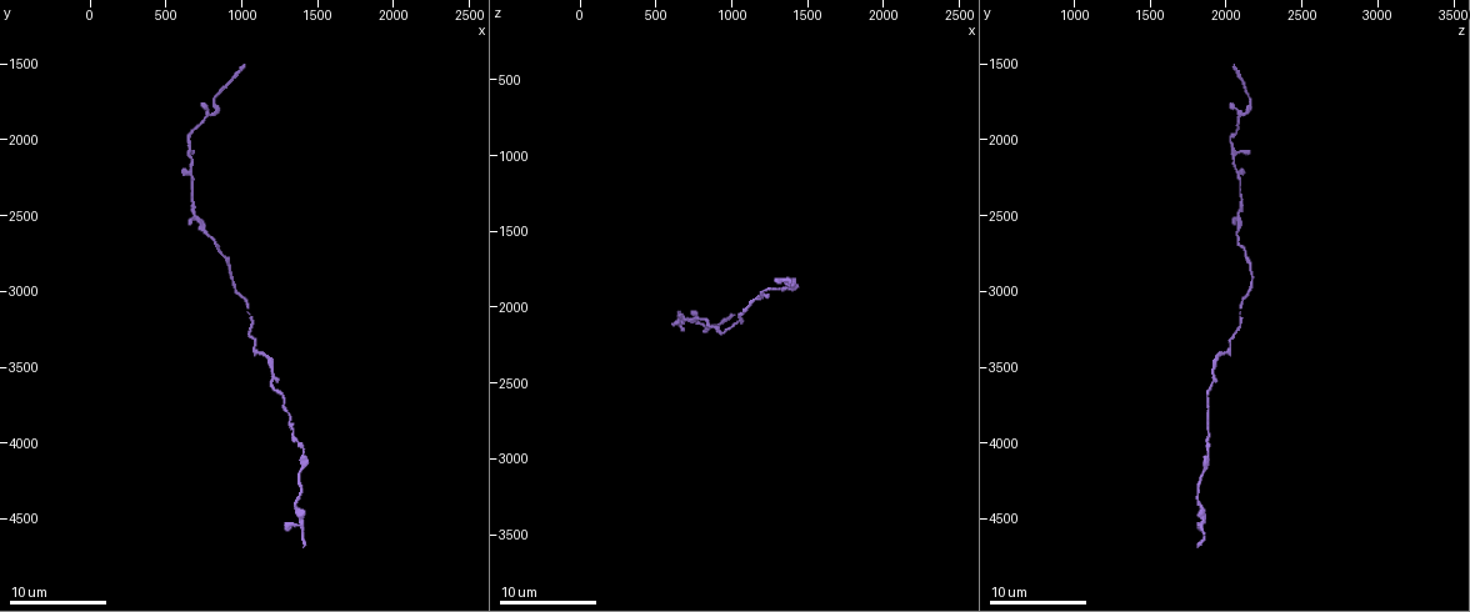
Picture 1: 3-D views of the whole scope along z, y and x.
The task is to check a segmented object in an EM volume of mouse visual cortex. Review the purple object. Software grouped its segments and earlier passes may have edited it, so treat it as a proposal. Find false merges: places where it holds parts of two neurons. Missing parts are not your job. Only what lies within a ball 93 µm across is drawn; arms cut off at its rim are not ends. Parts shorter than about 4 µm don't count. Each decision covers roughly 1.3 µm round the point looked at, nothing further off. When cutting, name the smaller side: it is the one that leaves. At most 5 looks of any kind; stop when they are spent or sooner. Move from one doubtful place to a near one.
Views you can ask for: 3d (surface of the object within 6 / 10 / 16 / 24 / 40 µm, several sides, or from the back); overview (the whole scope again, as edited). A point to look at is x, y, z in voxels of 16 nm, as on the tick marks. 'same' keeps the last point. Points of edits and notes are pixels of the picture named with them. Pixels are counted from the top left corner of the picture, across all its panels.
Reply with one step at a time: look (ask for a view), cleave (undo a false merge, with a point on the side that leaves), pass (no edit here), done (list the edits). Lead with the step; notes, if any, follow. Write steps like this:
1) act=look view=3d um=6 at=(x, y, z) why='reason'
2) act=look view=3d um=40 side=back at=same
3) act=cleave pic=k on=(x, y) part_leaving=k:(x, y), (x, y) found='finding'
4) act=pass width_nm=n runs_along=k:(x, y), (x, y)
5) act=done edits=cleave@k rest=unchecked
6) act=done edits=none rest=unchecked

act=look view=3d um=16 at=(1000, 3060, 2120)

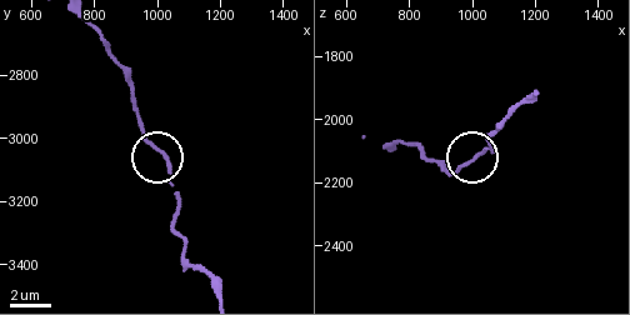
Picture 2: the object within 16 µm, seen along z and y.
act=pass found='all the same neuron'

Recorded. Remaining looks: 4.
act=look view=3d um=10 at=(1200, 3520, 1920) why='arms run side by side'

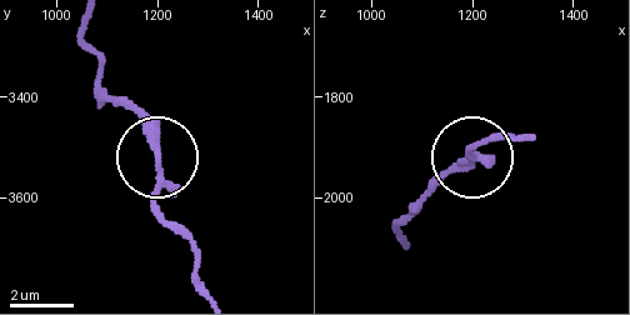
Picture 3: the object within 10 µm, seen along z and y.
act=look view=3d um=6 at=same

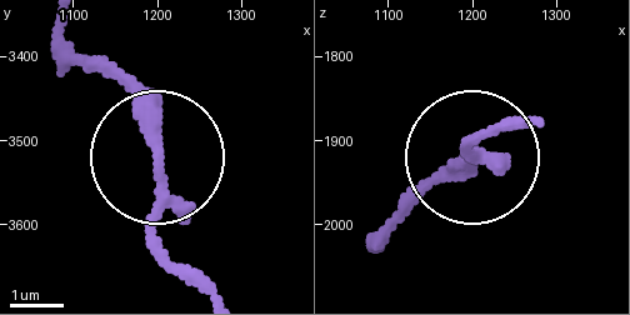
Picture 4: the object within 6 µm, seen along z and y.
act=pass arms=3 found='all the same neuron'

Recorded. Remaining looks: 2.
act=look view=3d um=16 at=(760, 2620, 2080) why='calibre changes'

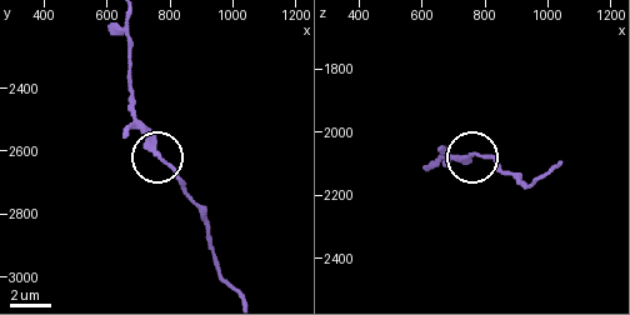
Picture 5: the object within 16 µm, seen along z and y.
act=pass width_nm=230 runs_along=5:(231, 286), (219, 268), (205, 213), (163, 163), (134, 119) found='all the same neuron'

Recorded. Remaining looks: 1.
act=done edits=none rest=unchecked

